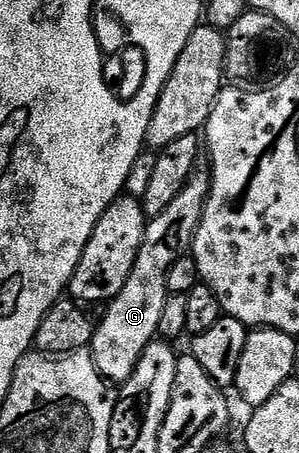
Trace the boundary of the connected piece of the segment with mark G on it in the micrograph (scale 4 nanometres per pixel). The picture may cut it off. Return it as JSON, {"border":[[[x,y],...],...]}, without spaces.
{"border":[[[200,156],[181,196],[161,212],[161,216],[150,219],[147,223],[147,231],[141,244],[141,252],[137,252],[137,260],[133,264],[133,272],[129,272],[129,280],[125,280],[125,288],[116,298],[106,303],[103,319],[98,319],[95,334],[91,337],[89,347],[91,358],[95,361],[95,368],[108,383],[122,384],[133,376],[138,362],[141,361],[143,353],[151,342],[156,341],[159,325],[163,322],[163,313],[167,310],[167,277],[171,274],[171,265],[179,258],[179,249],[182,248],[183,226],[198,227],[199,219],[203,217],[203,204],[211,193],[211,163],[206,157]]]}

